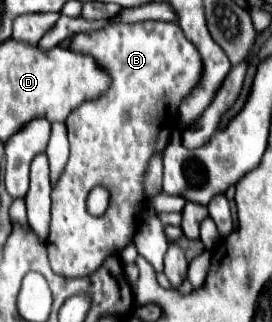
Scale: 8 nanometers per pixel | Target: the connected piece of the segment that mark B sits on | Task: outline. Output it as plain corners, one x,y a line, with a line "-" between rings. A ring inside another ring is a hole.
145,20
135,24
115,24
107,26
99,32
81,32
71,38
69,50
75,54
91,56
101,68
109,74
111,84
105,94
101,94
97,100
87,100
79,108
75,108
67,118
67,134
71,144
71,156
65,166
65,172
61,174
61,180
53,188
51,200
51,230
47,236
47,250
49,250
49,262
55,274
65,278
77,278
87,276
95,272
97,266
103,264
103,260
111,252
121,252
129,236
133,232
135,216
139,212
139,206
143,202
141,192
141,174
145,172
147,160
163,150
169,142
173,122
177,118
177,106
189,94
201,74
201,56
197,48
183,36
177,22
157,22
157,20
-
95,186
103,186
109,190
109,208
103,216
91,216
85,210
85,198

